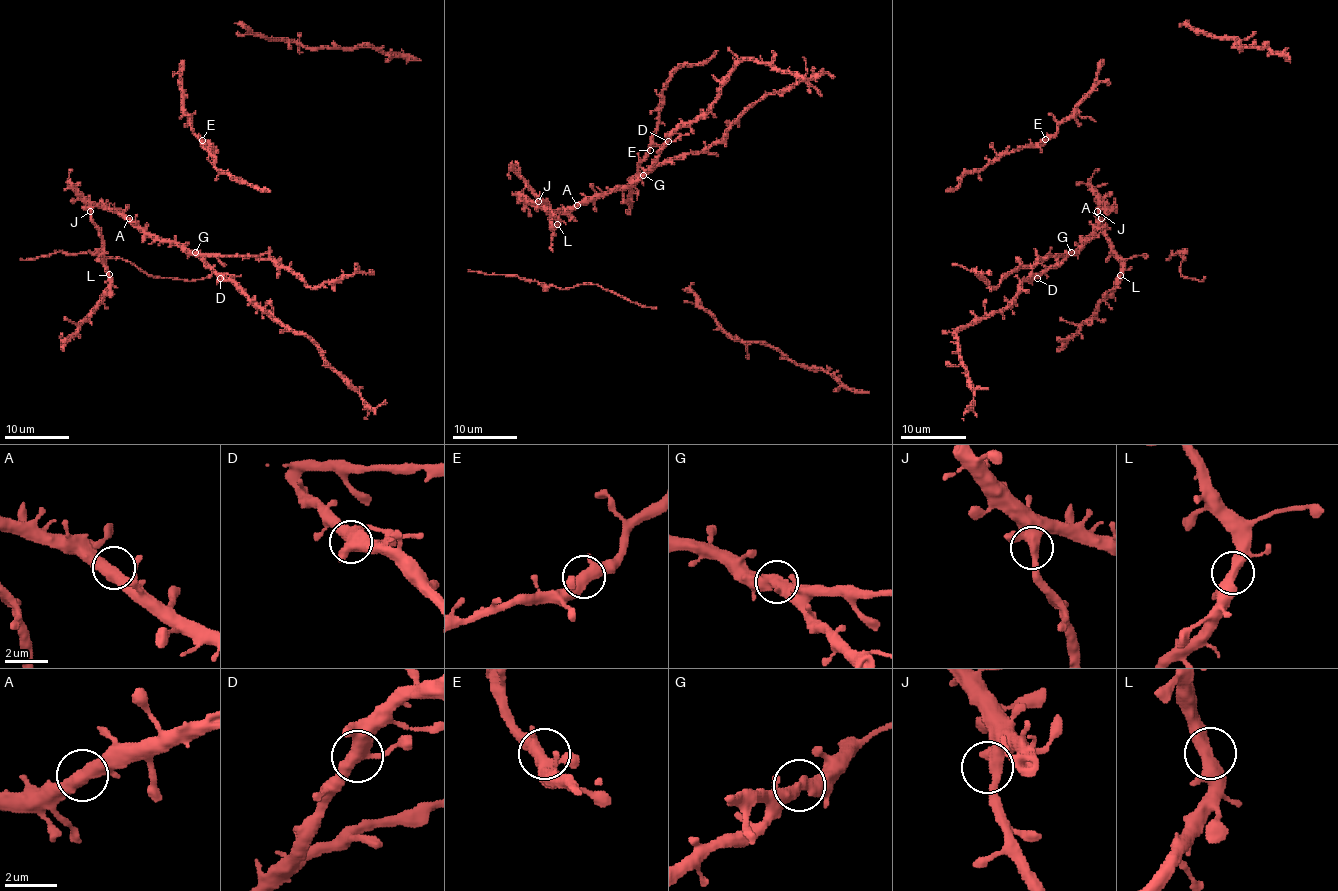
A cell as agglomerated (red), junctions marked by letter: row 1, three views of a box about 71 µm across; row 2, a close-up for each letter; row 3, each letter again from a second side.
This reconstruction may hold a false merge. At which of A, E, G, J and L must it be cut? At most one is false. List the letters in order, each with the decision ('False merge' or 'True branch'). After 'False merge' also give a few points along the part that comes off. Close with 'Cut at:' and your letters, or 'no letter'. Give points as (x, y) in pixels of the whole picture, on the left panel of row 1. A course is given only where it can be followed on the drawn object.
A: True branch
E: True branch
G: True branch
J: True branch
L: True branch
Cut at: no letter

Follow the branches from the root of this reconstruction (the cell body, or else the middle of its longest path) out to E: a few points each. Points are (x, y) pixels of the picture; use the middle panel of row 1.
E: (708, 62), (684, 64), (673, 75), (663, 91), (660, 124), (650, 150)

